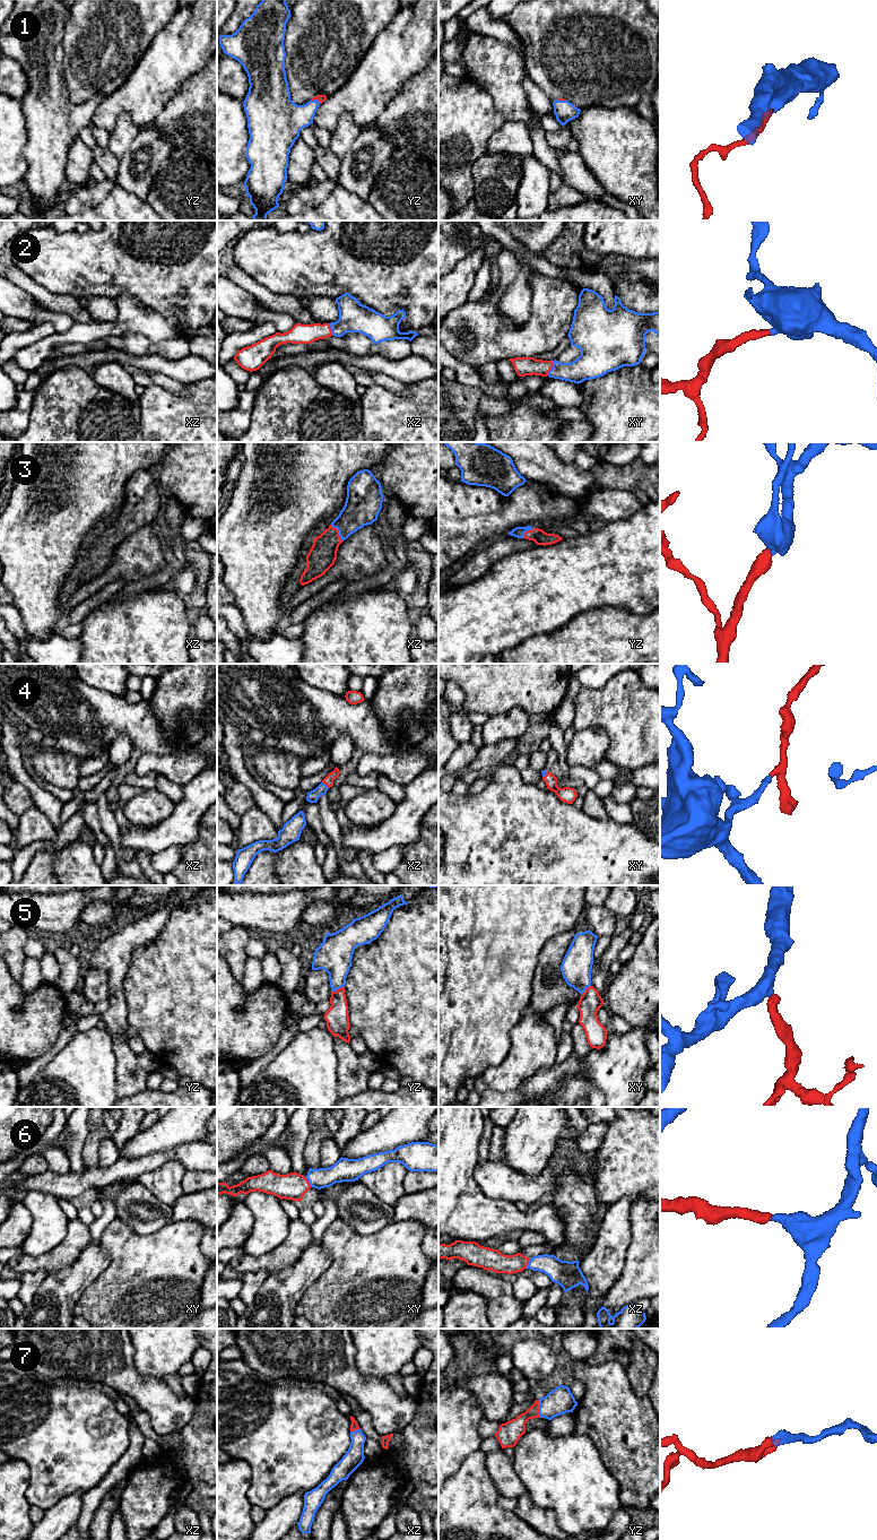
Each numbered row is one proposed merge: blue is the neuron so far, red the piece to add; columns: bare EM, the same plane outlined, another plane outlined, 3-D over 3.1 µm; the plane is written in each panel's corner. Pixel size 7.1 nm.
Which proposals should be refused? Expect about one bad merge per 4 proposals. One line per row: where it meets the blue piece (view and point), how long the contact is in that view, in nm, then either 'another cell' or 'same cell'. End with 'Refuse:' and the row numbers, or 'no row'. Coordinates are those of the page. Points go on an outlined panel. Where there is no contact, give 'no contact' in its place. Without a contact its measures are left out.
1: yz (317, 100) | 80 nm | same cell
2: xy (552, 368) | 110 nm | same cell
3: xz (338, 530) | 150 nm | same cell
4: xz (326, 785) | 70 nm | same cell
5: yz (337, 988) | 100 nm | same cell
6: xz (529, 1263) | 80 nm | same cell
7: yz (539, 1409) | 130 nm | same cell
Refuse: no row

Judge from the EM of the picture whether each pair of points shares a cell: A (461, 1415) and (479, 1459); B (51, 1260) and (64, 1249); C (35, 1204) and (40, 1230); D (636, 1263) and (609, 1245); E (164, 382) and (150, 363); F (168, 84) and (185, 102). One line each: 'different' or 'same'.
A: different
B: same
C: same
D: different
E: different
F: different

